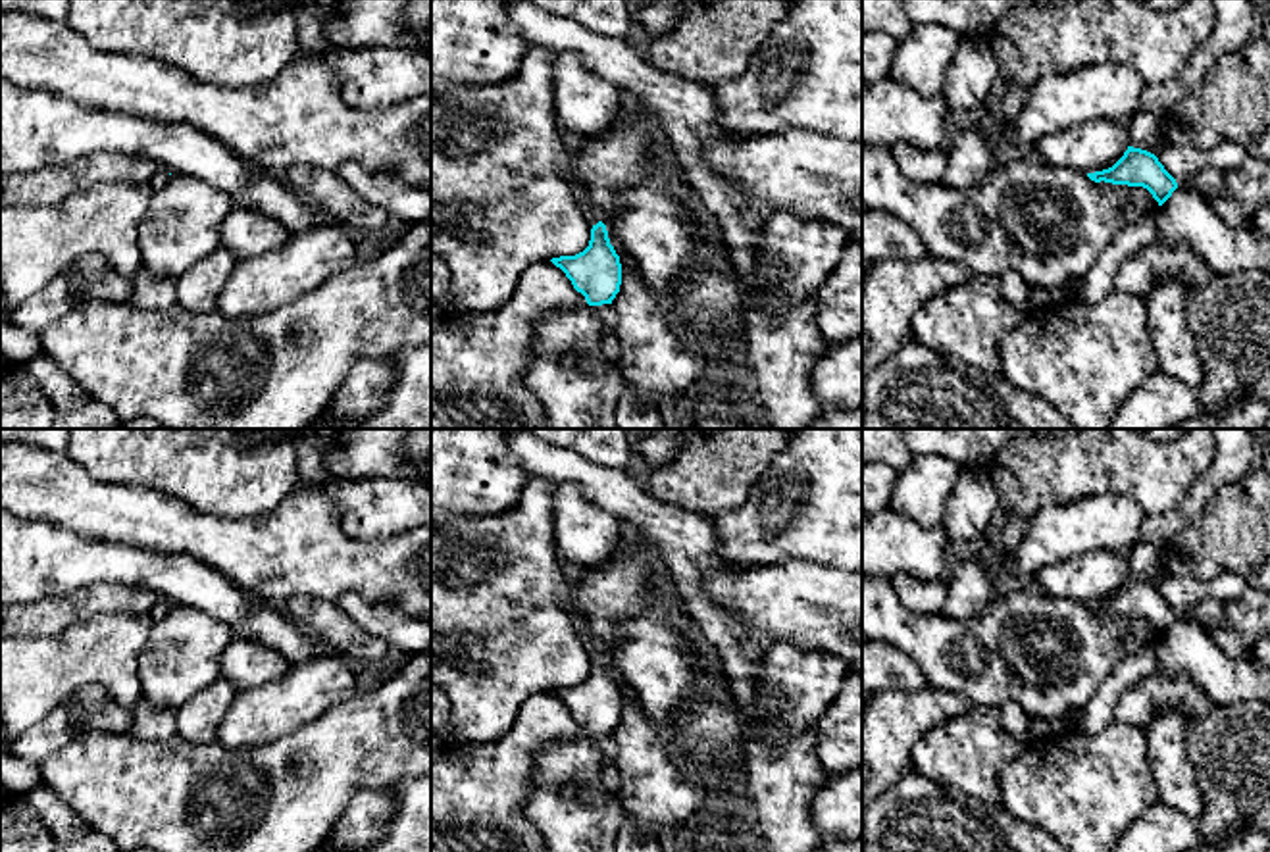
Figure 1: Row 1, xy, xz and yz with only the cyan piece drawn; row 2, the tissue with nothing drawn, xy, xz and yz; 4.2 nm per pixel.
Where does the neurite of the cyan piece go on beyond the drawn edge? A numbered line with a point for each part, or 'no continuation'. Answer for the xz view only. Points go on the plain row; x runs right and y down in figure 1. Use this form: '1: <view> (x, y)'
1: xz (591, 645)

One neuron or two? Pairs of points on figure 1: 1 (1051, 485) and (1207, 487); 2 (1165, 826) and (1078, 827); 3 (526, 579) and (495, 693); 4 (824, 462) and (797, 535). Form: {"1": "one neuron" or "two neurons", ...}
{"1": "two neurons", "2": "two neurons", "3": "one neuron", "4": "one neuron"}

